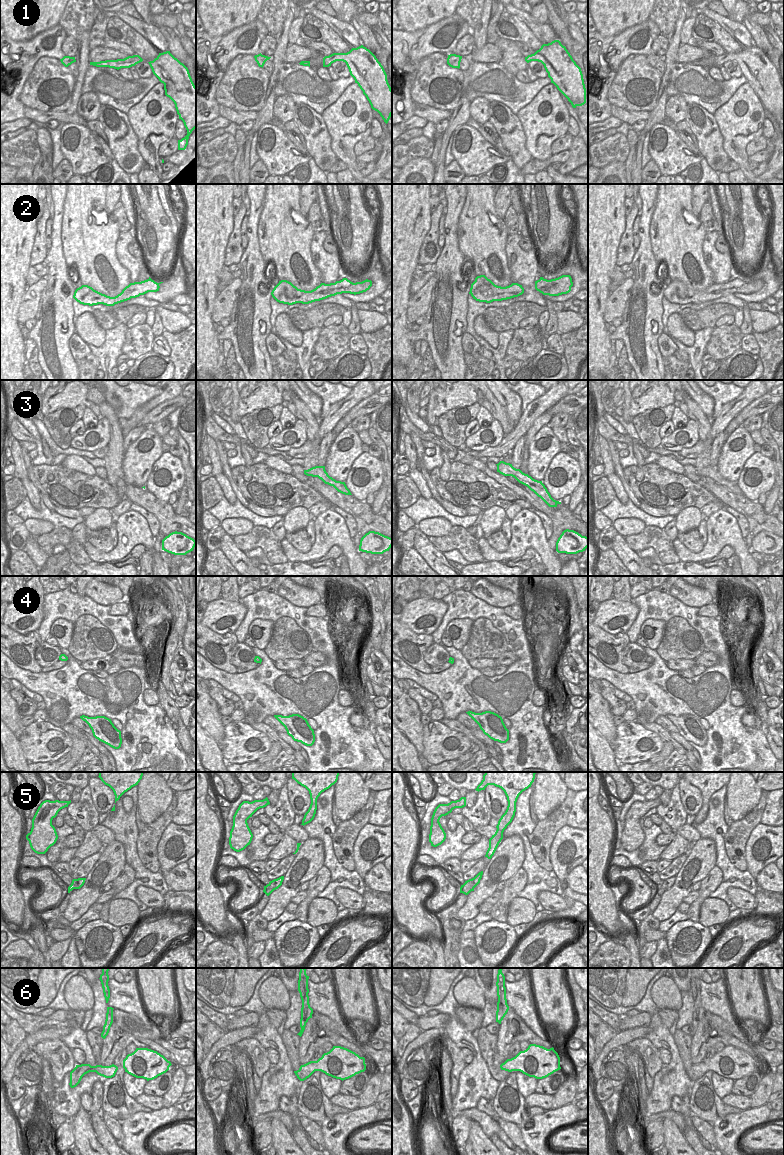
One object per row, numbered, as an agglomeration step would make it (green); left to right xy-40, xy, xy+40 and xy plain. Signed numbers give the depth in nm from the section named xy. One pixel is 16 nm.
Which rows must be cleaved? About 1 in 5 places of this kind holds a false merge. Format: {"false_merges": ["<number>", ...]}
{"false_merges": ["5", "6"]}

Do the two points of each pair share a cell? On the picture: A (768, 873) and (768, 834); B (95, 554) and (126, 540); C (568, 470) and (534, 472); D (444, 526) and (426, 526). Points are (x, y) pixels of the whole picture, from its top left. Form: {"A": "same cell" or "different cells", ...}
{"A": "different cells", "B": "same cell", "C": "different cells", "D": "same cell"}

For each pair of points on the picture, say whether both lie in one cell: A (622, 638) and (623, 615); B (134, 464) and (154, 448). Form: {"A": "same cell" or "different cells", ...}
{"A": "different cells", "B": "same cell"}

